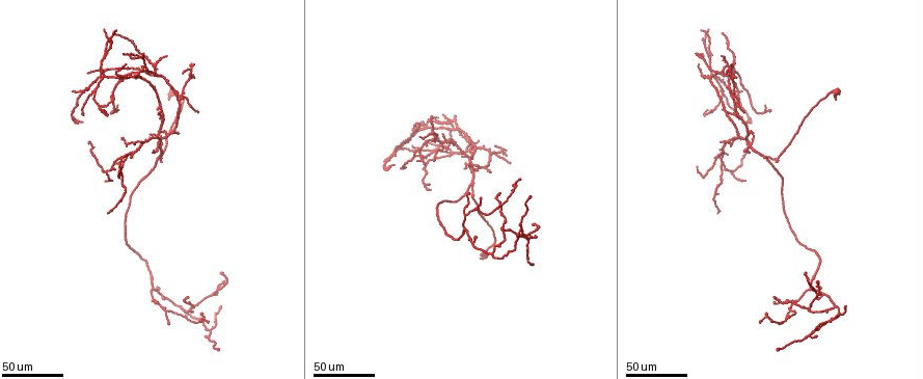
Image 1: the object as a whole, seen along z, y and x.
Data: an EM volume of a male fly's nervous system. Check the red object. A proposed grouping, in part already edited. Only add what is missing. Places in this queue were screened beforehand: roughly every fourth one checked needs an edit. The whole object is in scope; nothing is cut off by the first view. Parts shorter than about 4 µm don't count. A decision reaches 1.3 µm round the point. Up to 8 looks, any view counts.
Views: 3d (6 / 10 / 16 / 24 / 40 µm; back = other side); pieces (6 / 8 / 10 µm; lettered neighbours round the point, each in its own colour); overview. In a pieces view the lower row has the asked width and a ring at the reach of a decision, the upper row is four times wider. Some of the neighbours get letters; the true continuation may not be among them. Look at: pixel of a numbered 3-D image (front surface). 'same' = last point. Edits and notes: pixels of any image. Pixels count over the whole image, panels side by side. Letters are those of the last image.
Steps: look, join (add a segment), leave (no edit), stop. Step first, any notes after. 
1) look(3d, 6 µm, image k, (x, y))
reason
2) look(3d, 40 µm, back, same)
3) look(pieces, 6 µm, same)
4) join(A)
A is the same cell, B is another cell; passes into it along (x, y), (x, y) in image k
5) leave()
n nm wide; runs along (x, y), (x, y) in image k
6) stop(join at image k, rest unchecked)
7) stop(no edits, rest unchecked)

look(3d, 40 µm, image 1, (140, 65))
thin end

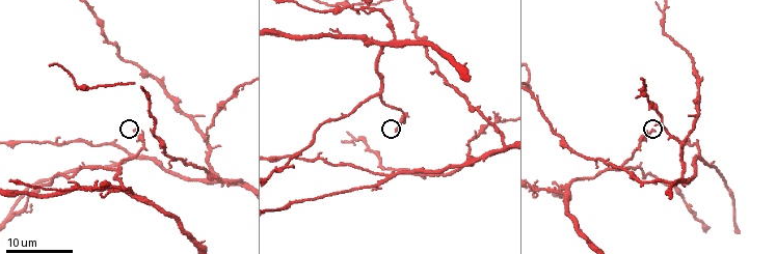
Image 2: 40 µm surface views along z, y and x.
look(pieces, 10 µm, image 2, (396, 131))

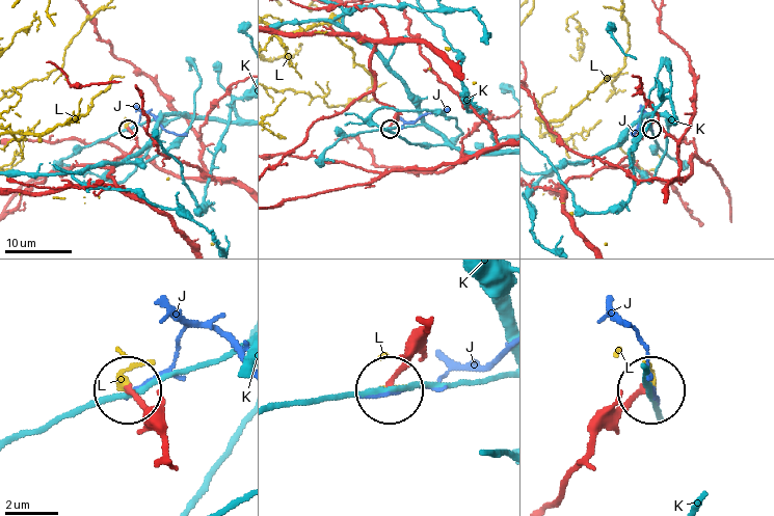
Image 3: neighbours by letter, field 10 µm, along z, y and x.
leave()
J, K and L are other cells; runs along (381, 43), (370, 68), (374, 96), (399, 113), (389, 127) in image 3; no lettered segment goes on from it

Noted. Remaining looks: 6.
look(3d, 24 µm, image 1, (745, 180))
thin end

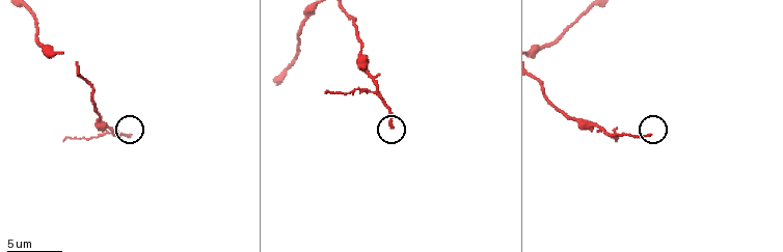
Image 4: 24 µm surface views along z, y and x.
look(pieces, 8 µm, image 4, (651, 134))

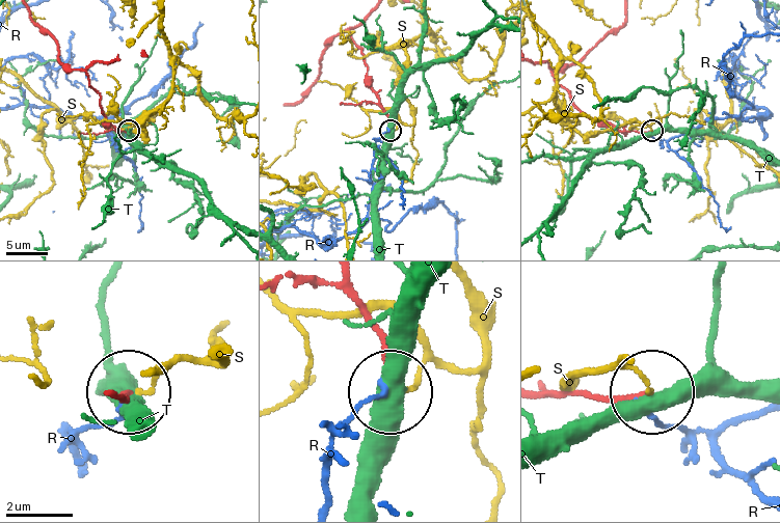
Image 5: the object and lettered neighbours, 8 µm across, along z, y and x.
leave()
160 nm wide; R, S and T are other cells; runs along (545, 394), (651, 394) in image 5; no lettered segment goes on from it

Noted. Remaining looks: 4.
look(3d, 40 µm, image 1, (731, 144))

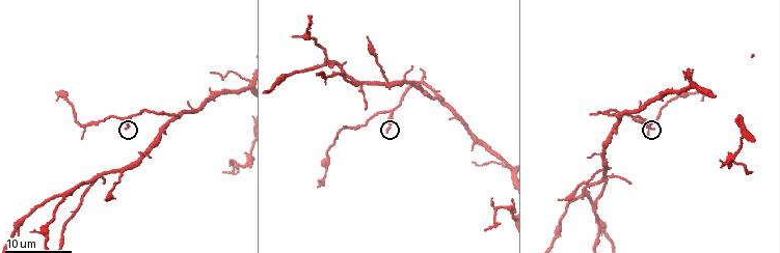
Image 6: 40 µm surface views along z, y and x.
look(3d, 6 µm, image 6, (388, 133))
closer look

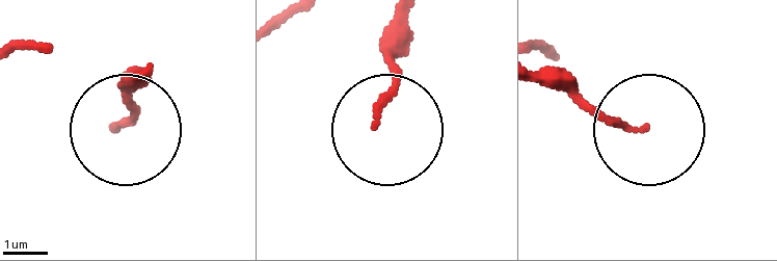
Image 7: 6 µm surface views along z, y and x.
look(pieces, 8 µm, image 7, (644, 127))

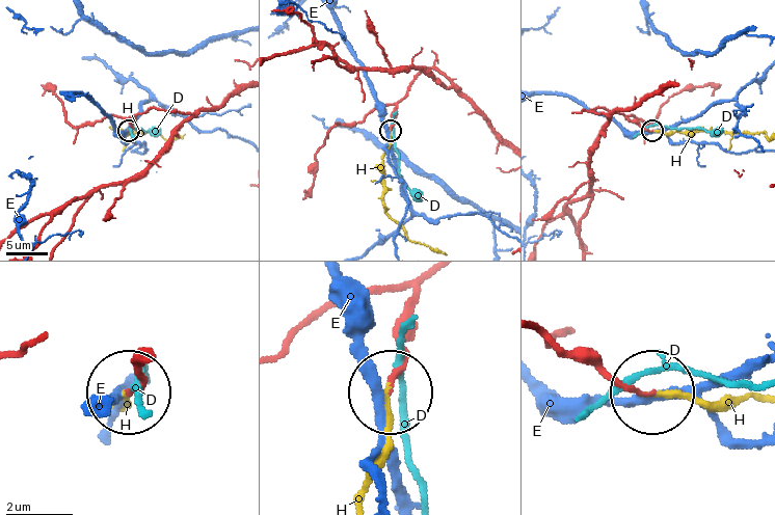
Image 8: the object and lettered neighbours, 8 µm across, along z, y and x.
join(H)
H is the same cell, D and E are other cells; passes into it along (629, 118), (650, 130), (666, 132), (766, 134) in image 8; the neuron continues

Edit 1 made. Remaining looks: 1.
stop(join at image 8, rest unchecked)

